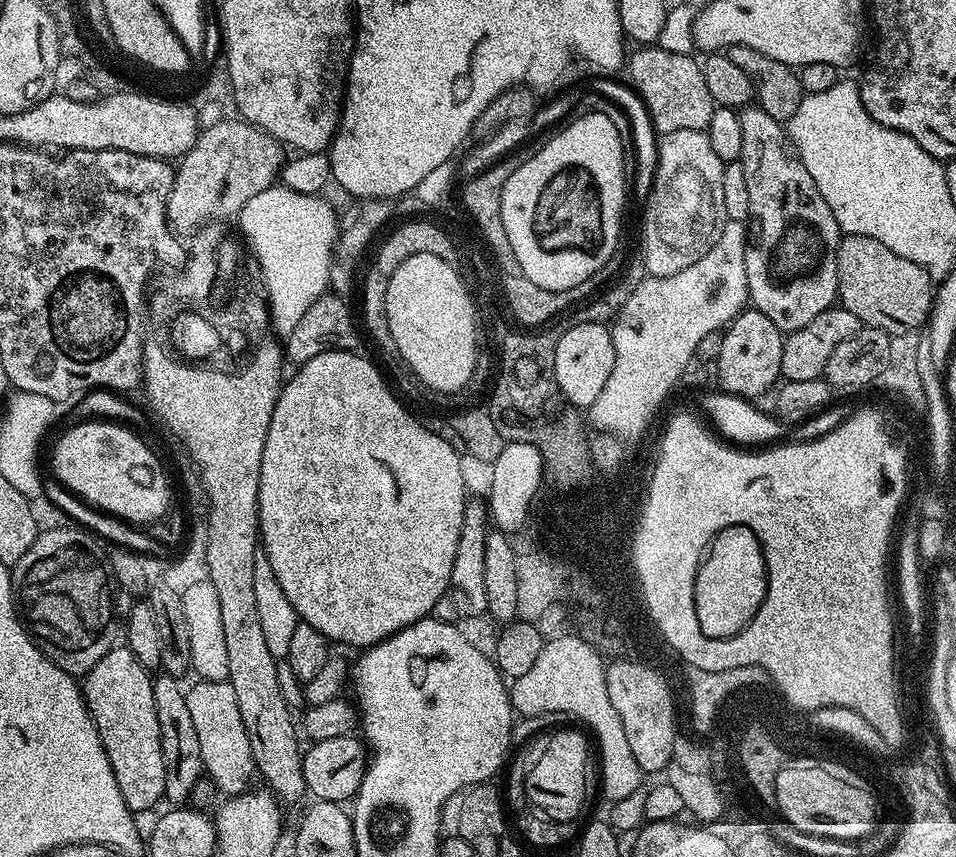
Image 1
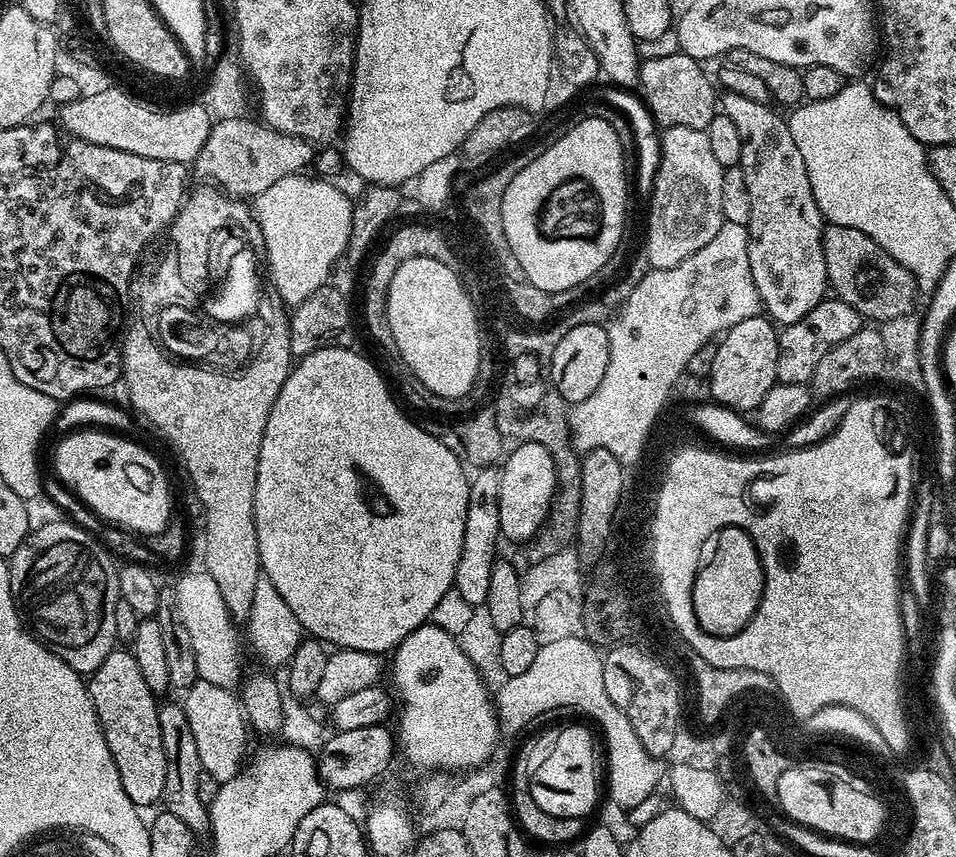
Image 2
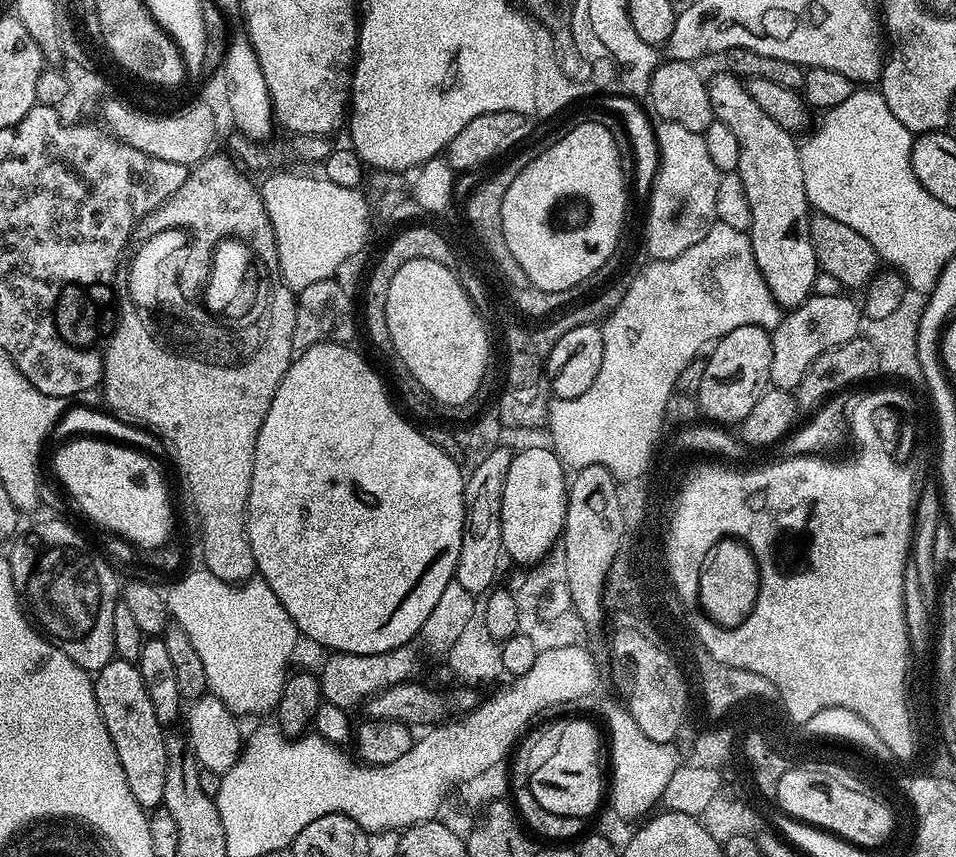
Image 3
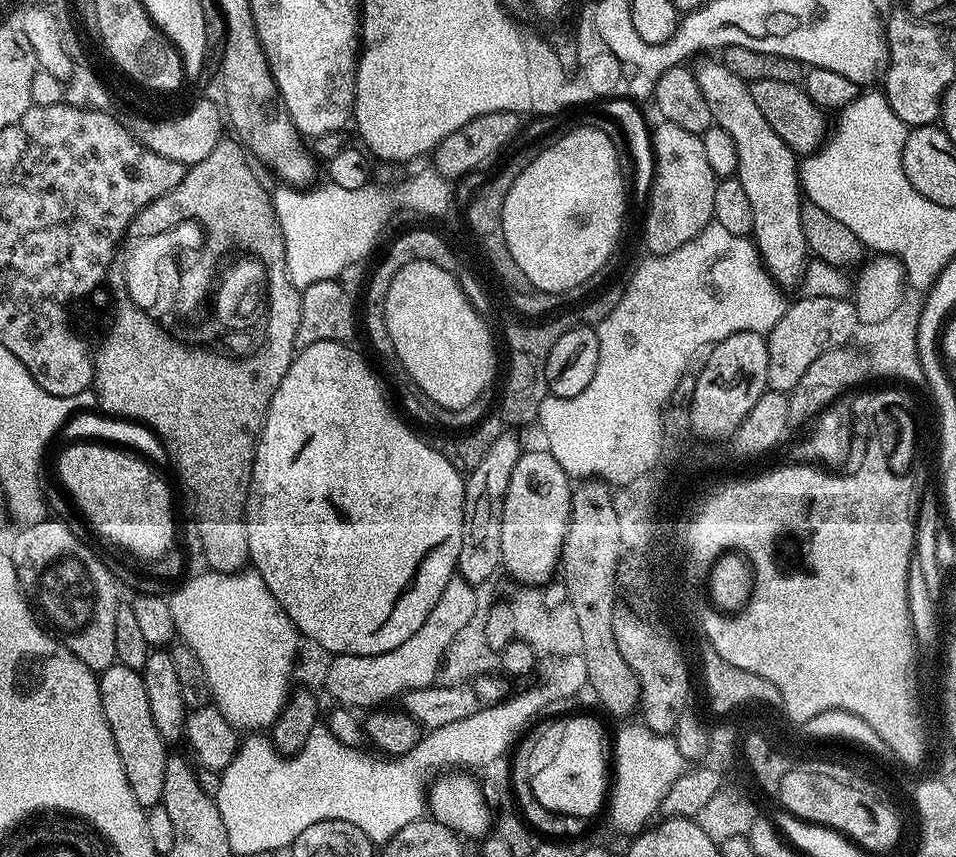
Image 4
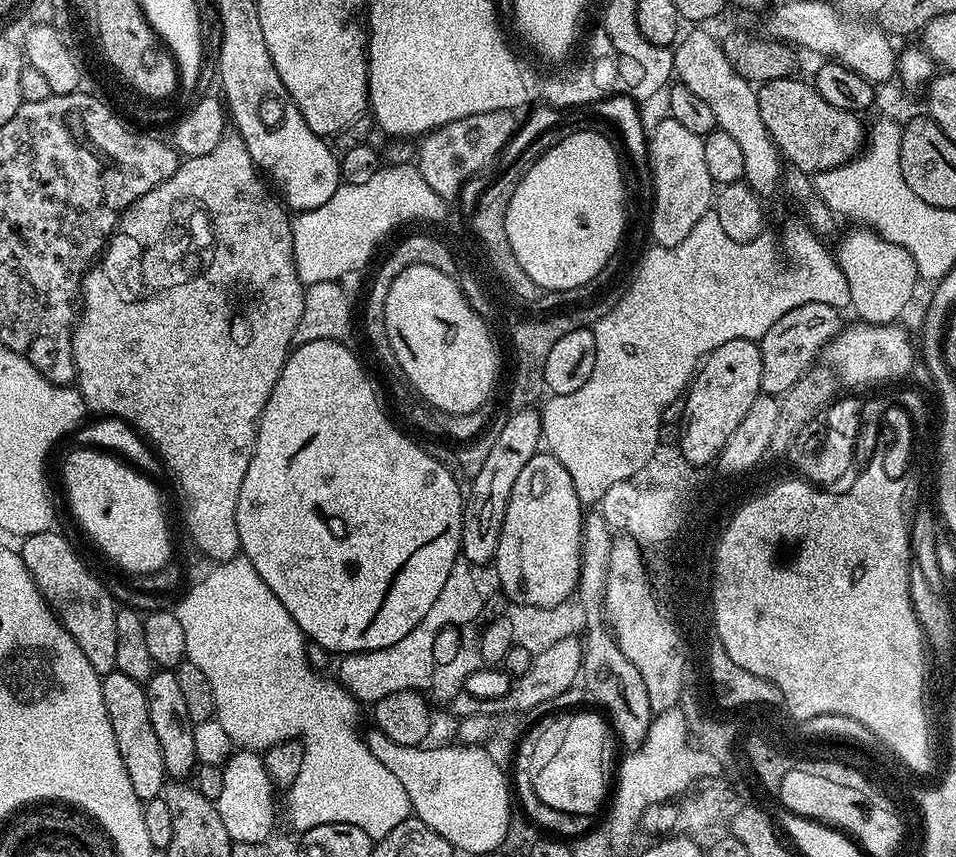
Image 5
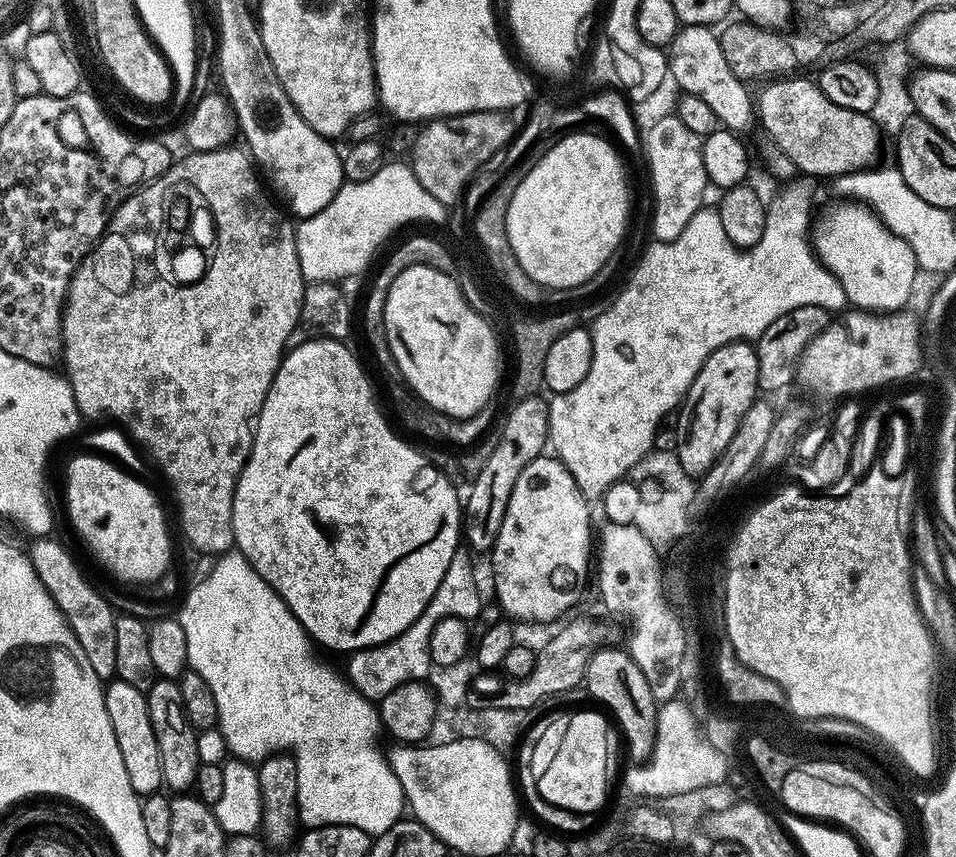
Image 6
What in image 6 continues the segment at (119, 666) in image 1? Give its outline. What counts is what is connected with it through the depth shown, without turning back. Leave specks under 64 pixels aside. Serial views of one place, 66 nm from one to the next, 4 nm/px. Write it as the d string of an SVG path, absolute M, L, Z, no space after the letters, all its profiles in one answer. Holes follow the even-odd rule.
M116 678L105 687L104 701L110 714L110 726L114 726L114 739L118 741L118 750L126 765L126 775L130 777L130 786L141 798L159 793L164 783L162 758L158 755L158 738L154 738L154 726L150 722L147 695L134 690L130 682Z

